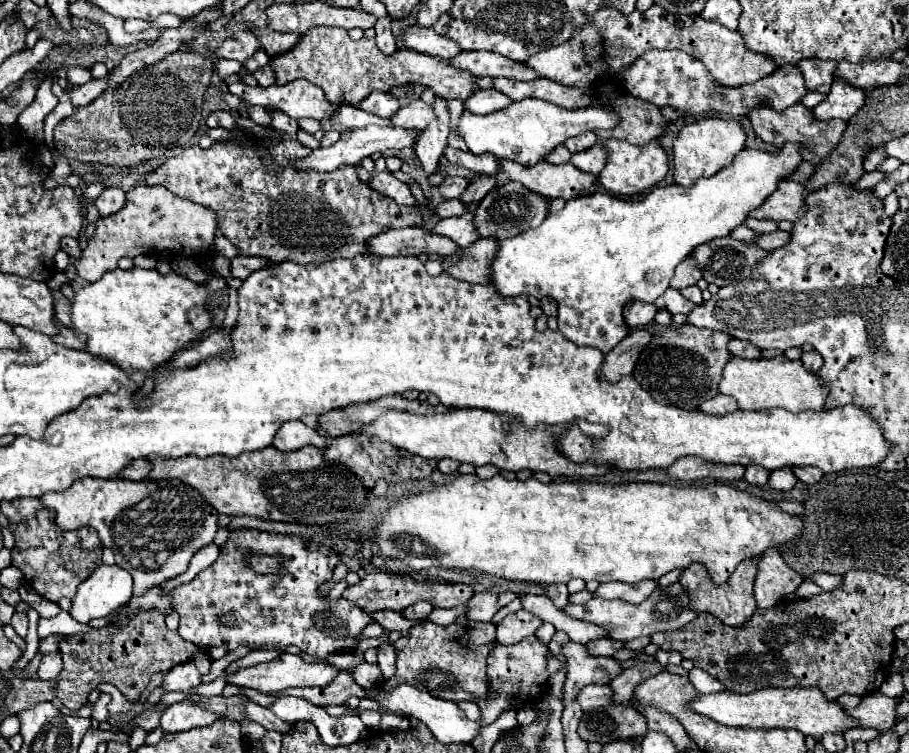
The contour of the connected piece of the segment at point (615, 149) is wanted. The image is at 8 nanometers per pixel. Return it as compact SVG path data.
M606 139L602 141L602 147L606 149L608 159L606 159L604 169L598 175L598 181L604 185L606 191L614 195L636 195L636 193L648 191L656 187L668 173L666 153L656 139L646 145L632 145L632 143L624 143L616 139Z

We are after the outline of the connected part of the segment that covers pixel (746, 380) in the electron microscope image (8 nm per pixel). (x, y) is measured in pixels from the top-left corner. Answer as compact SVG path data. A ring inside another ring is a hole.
M778 355L774 359L754 359L754 361L732 357L722 371L722 381L718 385L718 391L722 395L734 397L738 401L738 409L748 409L748 411L766 411L782 407L786 411L798 413L806 409L822 409L826 401L826 389L820 385L816 373L804 371L800 361L790 361L784 355Z

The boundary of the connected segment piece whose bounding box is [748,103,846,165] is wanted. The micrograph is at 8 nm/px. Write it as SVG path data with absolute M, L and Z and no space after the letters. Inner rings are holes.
M760 103L752 109L748 109L748 119L752 121L752 127L756 131L756 135L766 141L766 143L772 143L774 147L784 147L784 143L792 141L800 147L800 155L804 161L810 161L812 165L820 165L824 163L832 153L834 149L840 145L842 141L842 133L846 129L846 123L840 121L840 119L832 119L832 121L816 121L812 119L812 113L810 109L806 109L802 103L796 103L794 107L788 107L784 111L776 111L772 107L768 107L768 103Z

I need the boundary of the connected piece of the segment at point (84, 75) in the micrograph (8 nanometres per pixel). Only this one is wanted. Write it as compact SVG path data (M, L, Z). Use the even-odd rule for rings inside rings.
M70 67L68 79L70 79L70 83L88 83L88 79L92 79L92 75L84 67Z

